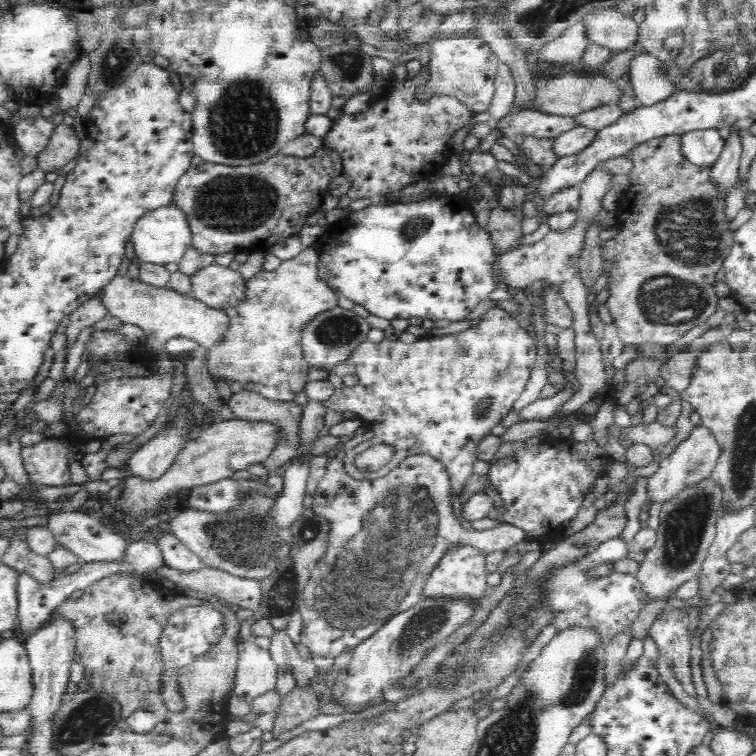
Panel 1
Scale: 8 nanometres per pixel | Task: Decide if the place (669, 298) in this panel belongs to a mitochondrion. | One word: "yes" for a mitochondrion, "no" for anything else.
yes

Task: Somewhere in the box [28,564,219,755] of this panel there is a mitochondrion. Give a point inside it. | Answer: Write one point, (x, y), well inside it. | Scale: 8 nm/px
(86, 718)

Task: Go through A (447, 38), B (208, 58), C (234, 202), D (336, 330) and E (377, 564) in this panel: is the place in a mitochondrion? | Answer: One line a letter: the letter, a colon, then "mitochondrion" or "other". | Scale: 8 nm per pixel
A: other
B: other
C: mitochondrion
D: mitochondrion
E: mitochondrion

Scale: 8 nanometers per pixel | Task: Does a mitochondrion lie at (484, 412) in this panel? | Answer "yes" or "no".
yes

